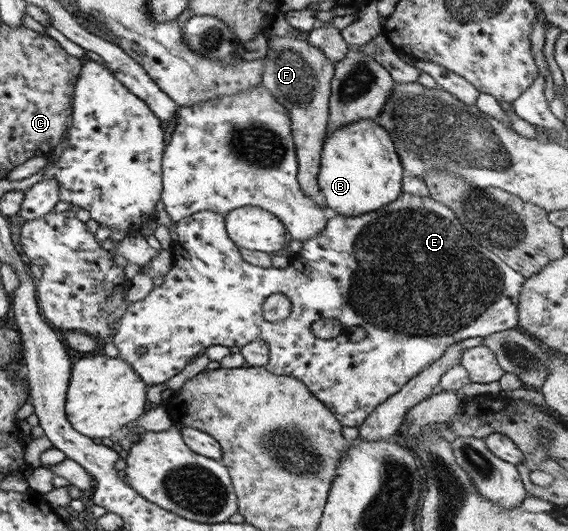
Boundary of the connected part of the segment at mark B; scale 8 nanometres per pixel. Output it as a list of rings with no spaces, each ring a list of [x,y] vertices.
[[[358,119],[351,122],[350,125],[334,129],[323,140],[317,172],[317,186],[324,207],[336,212],[336,216],[352,218],[352,216],[368,214],[368,212],[374,212],[374,210],[378,210],[382,206],[388,206],[402,193],[401,179],[403,175],[404,170],[396,154],[393,142],[387,135],[386,130],[376,120]]]

